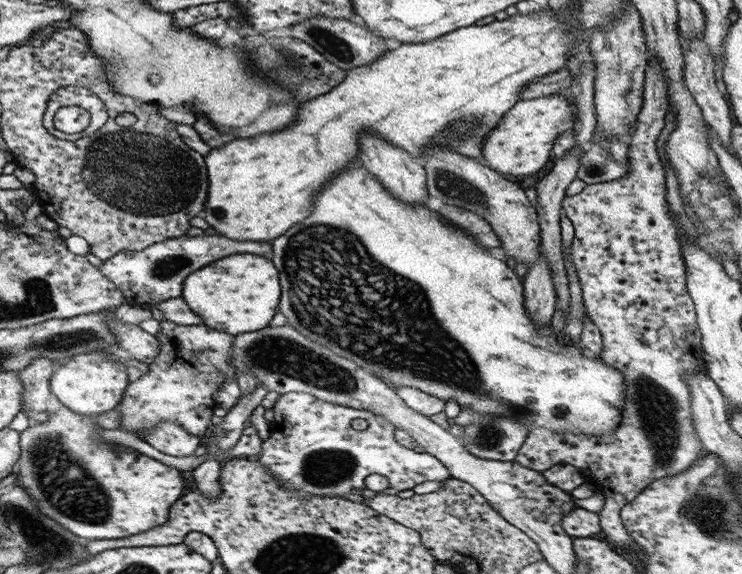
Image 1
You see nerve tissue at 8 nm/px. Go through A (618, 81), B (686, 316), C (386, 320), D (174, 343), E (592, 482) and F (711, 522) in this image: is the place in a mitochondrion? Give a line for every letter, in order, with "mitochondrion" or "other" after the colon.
A: other
B: other
C: mitochondrion
D: other
E: other
F: mitochondrion

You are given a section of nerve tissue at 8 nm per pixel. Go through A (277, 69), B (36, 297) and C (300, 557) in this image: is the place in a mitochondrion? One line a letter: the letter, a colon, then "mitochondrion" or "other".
A: mitochondrion
B: mitochondrion
C: mitochondrion

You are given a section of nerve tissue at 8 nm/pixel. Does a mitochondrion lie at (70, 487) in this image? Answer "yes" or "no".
yes

